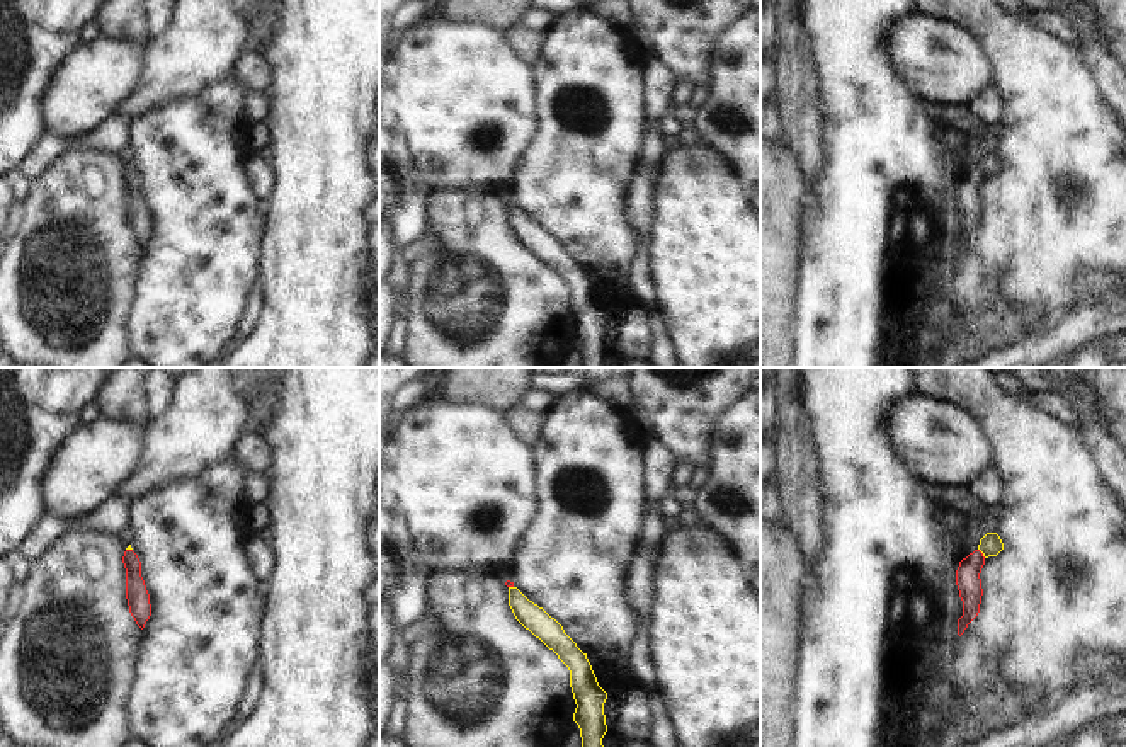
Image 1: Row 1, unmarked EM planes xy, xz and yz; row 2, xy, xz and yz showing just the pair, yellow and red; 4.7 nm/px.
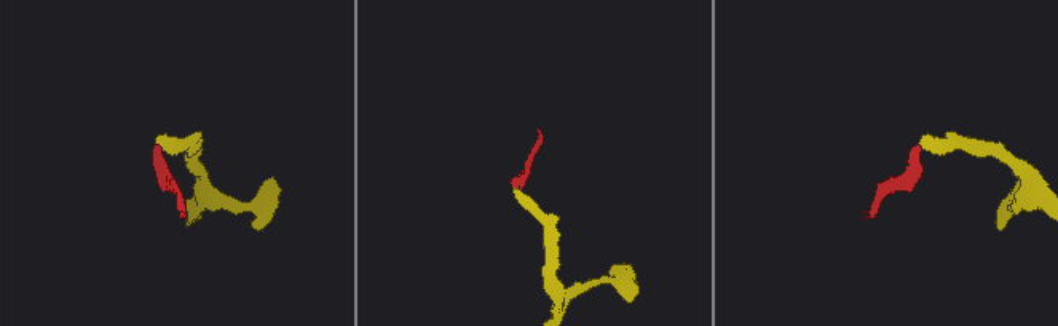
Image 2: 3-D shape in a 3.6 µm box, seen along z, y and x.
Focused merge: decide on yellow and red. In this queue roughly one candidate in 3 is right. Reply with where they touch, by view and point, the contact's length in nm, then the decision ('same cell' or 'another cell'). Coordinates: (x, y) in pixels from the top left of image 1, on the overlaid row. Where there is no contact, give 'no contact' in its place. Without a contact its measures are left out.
meets yellow in yz at (982, 552); contact 60 nm long; same cell

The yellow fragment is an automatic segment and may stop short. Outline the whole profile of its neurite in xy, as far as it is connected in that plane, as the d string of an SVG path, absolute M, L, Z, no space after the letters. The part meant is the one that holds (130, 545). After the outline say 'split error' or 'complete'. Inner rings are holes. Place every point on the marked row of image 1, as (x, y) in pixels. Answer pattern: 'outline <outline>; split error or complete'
outline M131 545L126 548L122 563L126 568L126 599L129 613L136 624L143 630L151 616L150 594L141 577L141 562Z; split error

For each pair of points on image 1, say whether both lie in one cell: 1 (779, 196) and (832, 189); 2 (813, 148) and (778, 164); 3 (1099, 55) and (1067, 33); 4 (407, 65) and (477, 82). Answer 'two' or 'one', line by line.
1: two
2: two
3: two
4: one

